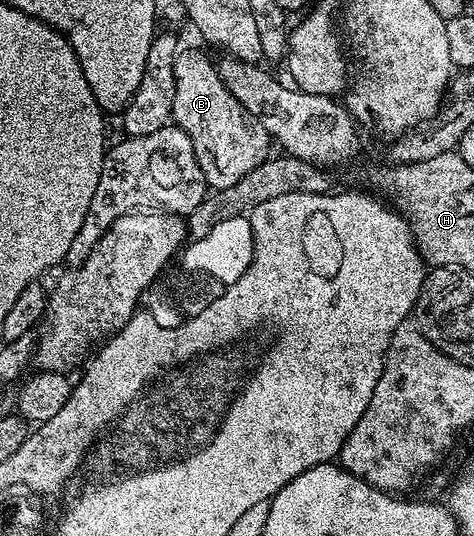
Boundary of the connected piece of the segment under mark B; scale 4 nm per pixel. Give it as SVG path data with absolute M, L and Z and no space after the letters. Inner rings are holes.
M180 48L173 63L173 79L177 79L177 95L173 95L171 115L174 124L183 129L193 143L195 158L205 175L208 190L233 187L237 179L245 179L245 175L249 175L253 167L267 160L273 149L271 137L265 131L265 127L261 127L261 123L253 119L253 115L249 115L249 111L225 87L214 60L211 62L199 49Z

